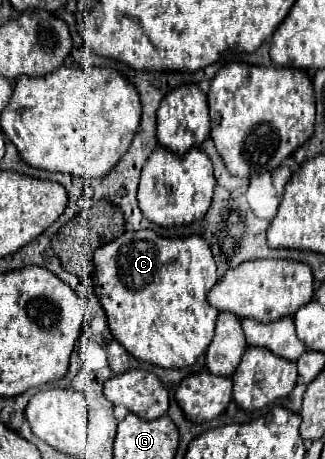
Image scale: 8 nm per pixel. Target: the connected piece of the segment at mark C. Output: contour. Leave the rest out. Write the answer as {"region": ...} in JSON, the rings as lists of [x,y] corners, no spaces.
{"region":[[[151,228],[127,230],[115,242],[101,246],[95,252],[95,292],[107,314],[107,324],[115,340],[127,348],[137,360],[151,362],[161,368],[185,368],[201,356],[215,330],[219,310],[207,302],[207,292],[217,282],[213,254],[201,236],[185,238],[163,238]]]}

